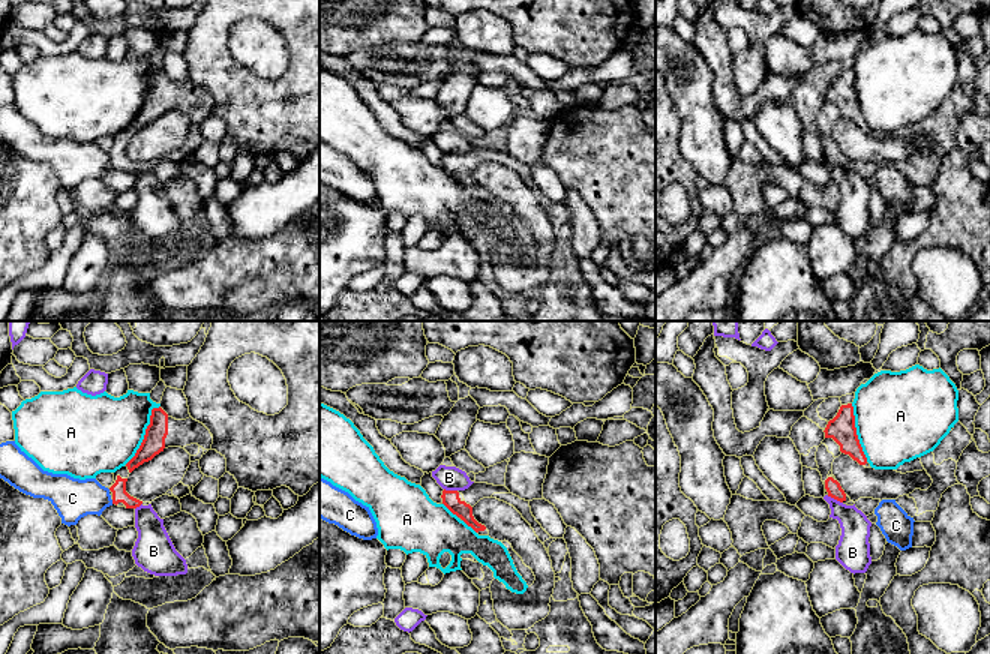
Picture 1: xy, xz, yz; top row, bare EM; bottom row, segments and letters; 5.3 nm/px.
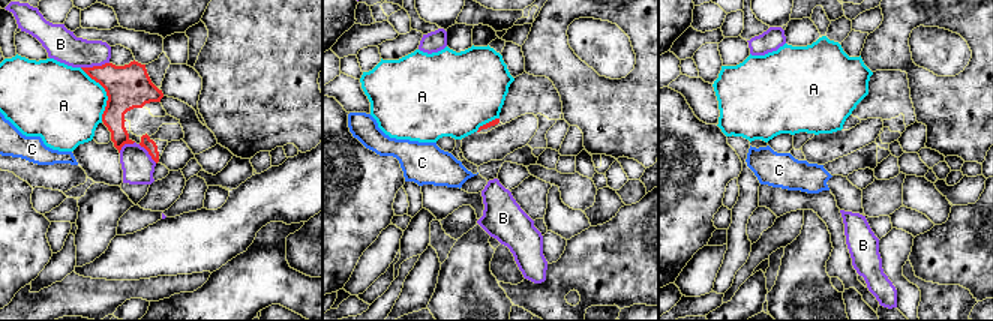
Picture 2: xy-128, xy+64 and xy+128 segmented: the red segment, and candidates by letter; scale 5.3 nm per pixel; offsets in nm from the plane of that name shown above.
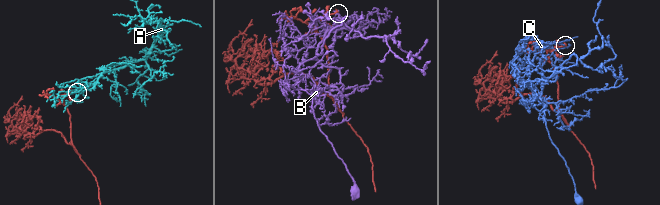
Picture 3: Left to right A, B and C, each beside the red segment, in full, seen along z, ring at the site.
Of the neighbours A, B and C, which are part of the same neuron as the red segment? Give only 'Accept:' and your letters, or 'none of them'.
Accept: none of them

